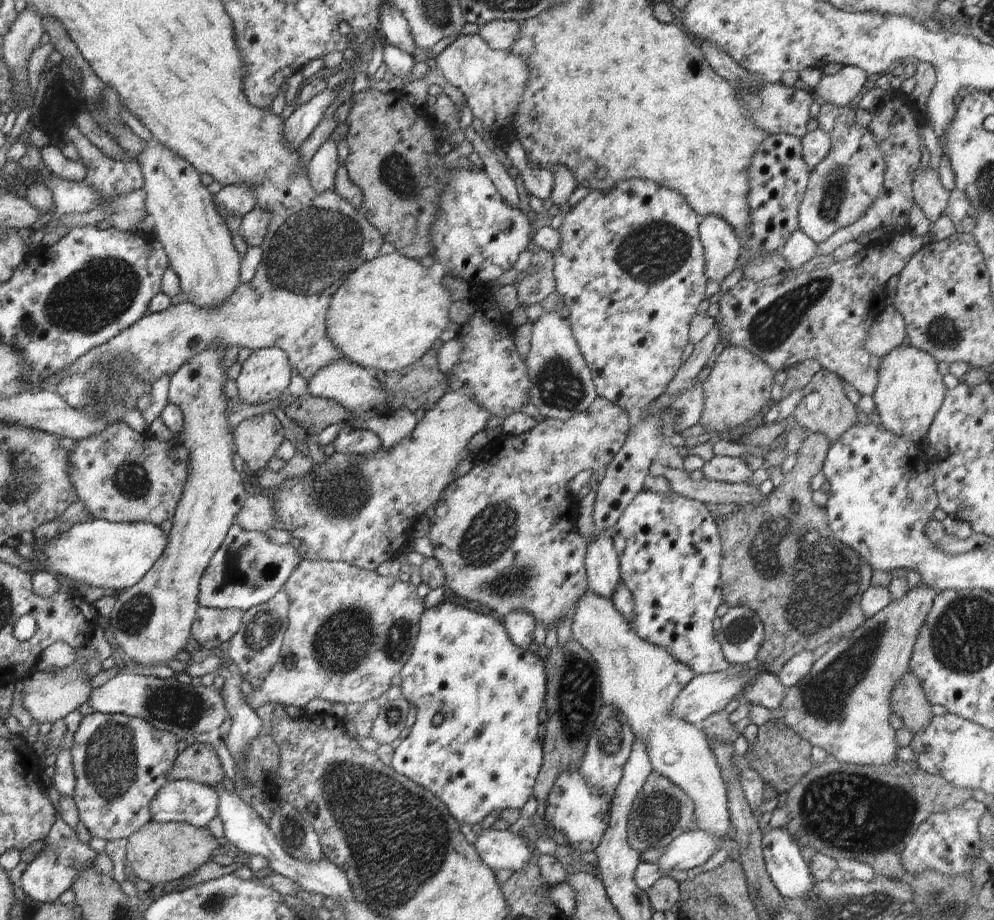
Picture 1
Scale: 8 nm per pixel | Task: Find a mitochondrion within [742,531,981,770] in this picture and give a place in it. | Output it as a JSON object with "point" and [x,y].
{"point":[824,696]}

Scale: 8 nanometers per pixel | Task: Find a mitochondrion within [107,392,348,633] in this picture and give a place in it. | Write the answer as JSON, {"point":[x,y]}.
{"point":[233,573]}

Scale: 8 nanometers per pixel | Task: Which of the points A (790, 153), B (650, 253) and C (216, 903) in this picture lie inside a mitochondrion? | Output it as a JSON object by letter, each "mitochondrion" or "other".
{"A":"other","B":"mitochondrion","C":"mitochondrion"}

